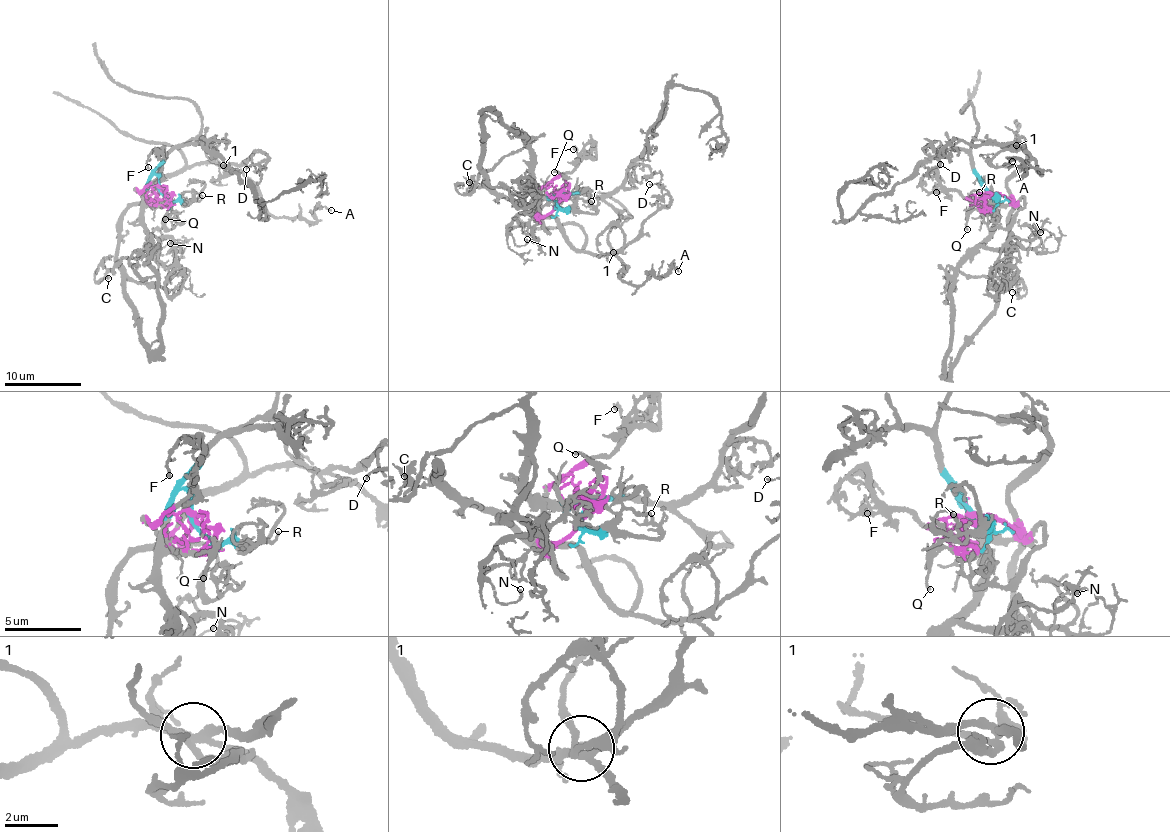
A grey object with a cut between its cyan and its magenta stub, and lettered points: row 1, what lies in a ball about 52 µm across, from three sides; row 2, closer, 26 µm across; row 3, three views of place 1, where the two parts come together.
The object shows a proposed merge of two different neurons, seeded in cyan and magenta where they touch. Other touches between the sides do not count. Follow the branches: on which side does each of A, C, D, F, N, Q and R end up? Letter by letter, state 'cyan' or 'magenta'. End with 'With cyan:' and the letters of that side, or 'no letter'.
A: magenta
C: cyan
D: magenta
F: magenta
N: cyan
Q: magenta
R: cyan
With cyan: C, N, R

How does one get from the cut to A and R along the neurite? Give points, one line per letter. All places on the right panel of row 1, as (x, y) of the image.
A: (990, 193), (1012, 199), (1008, 183), (1026, 156), (1019, 143), (1041, 174), (1023, 173), (1013, 160)
R: (990, 193), (997, 200), (992, 197), (983, 200), (979, 191)

